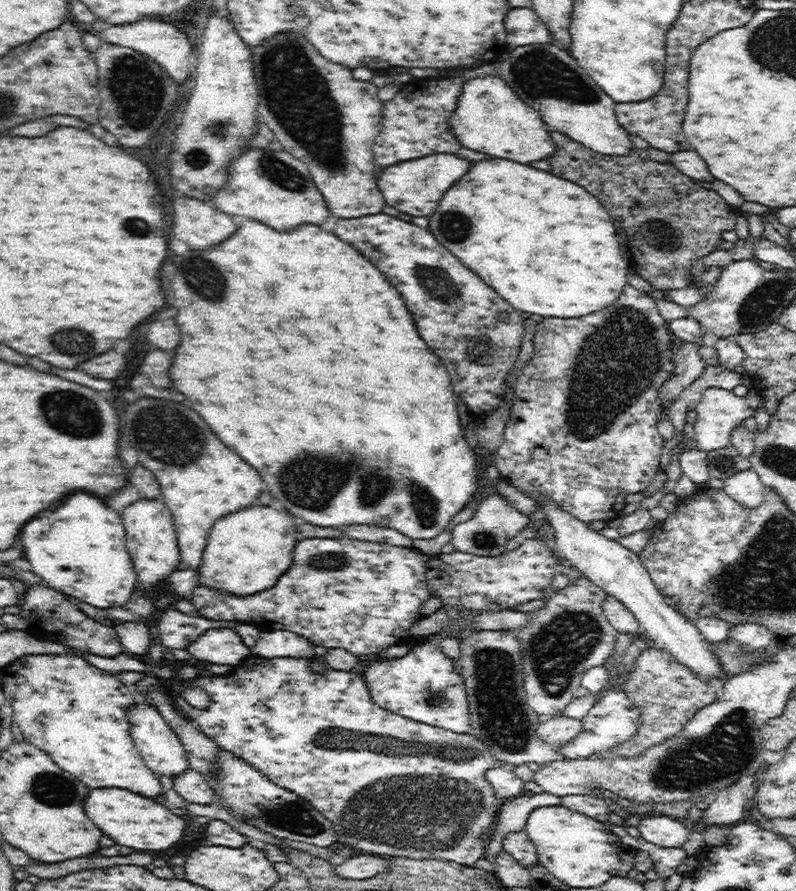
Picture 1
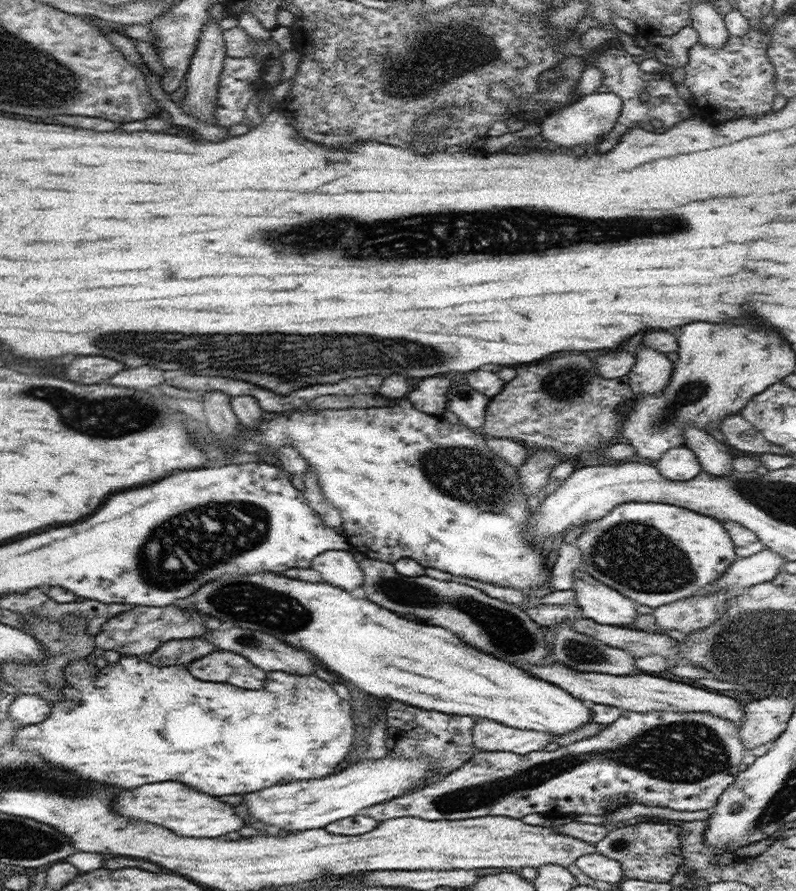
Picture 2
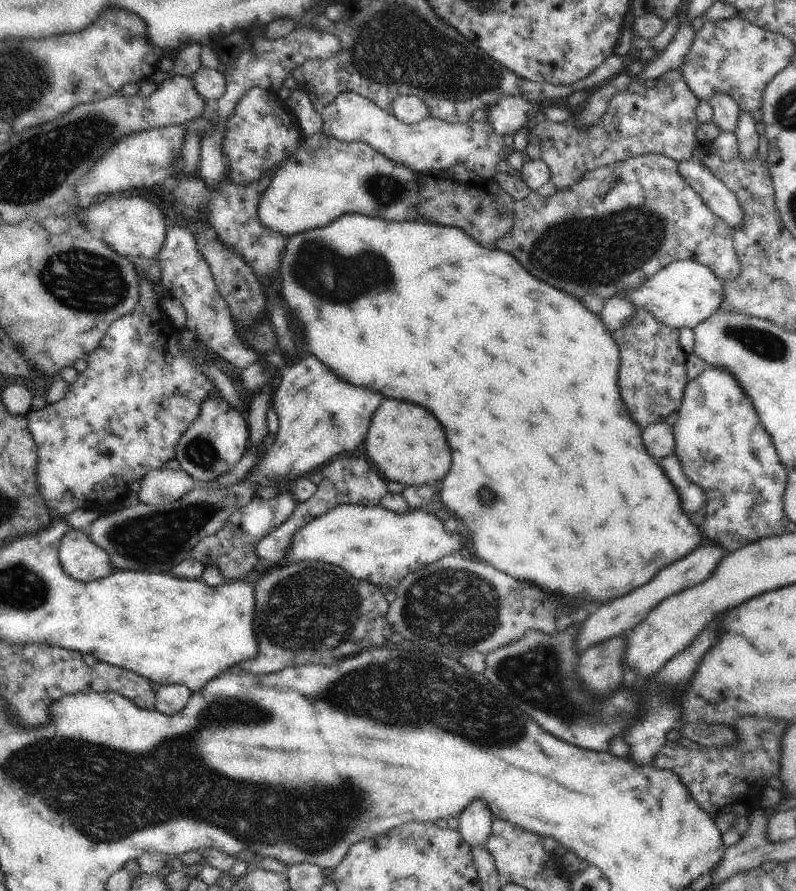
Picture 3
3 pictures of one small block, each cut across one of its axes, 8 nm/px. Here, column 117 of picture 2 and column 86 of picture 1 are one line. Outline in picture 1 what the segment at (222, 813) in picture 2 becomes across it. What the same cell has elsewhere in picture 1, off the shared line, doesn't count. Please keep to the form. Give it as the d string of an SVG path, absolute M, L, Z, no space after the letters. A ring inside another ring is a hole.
M122 788L92 790L84 806L90 820L104 834L108 834L116 844L136 850L166 850L176 844L186 830L186 820L172 814L164 804L158 804L154 798L146 798Z

